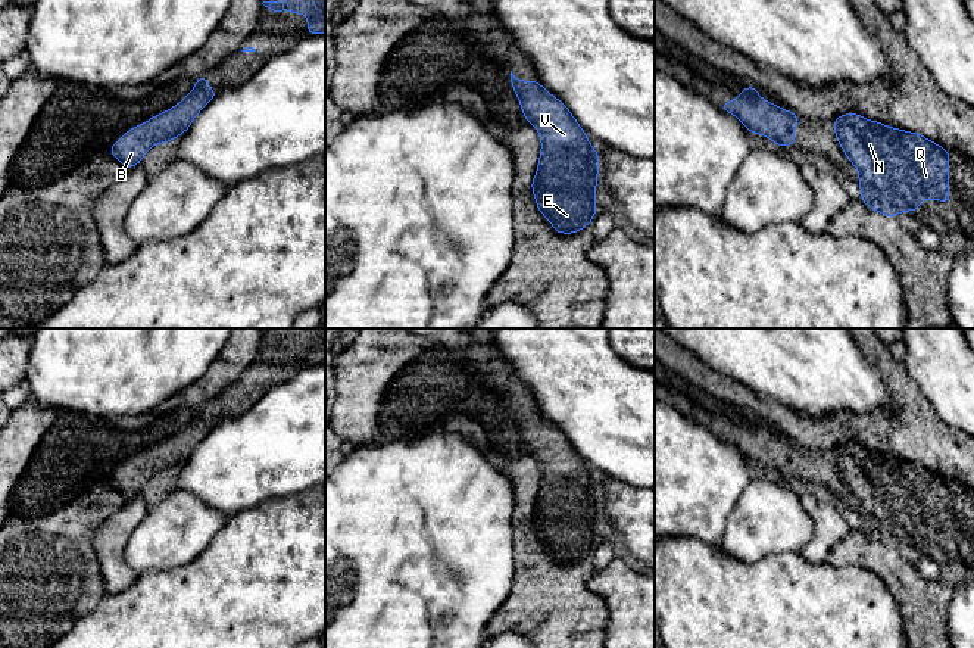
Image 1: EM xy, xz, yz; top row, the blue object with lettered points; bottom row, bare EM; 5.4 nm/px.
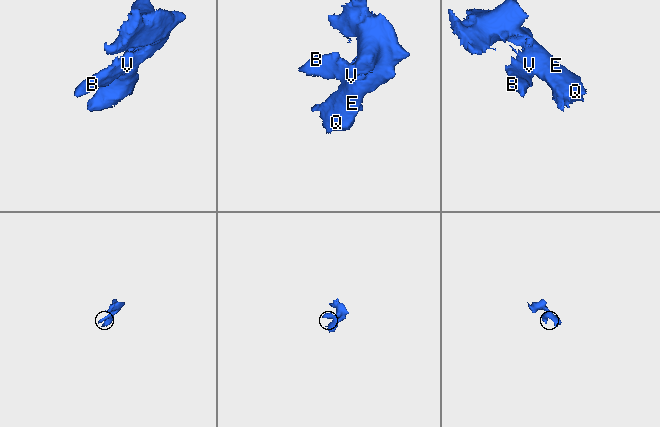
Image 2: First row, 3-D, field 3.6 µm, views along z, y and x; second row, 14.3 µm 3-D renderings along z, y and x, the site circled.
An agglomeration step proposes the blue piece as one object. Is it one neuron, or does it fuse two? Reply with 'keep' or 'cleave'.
keep

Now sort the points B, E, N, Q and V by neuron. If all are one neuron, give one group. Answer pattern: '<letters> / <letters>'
B E N Q V

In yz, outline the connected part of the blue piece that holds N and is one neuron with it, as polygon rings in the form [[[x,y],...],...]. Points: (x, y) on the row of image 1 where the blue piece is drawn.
[[[845,113],[833,121],[840,147],[859,171],[861,202],[893,218],[902,211],[915,212],[923,199],[952,205],[949,196],[950,153],[921,134],[886,127],[858,113]]]

